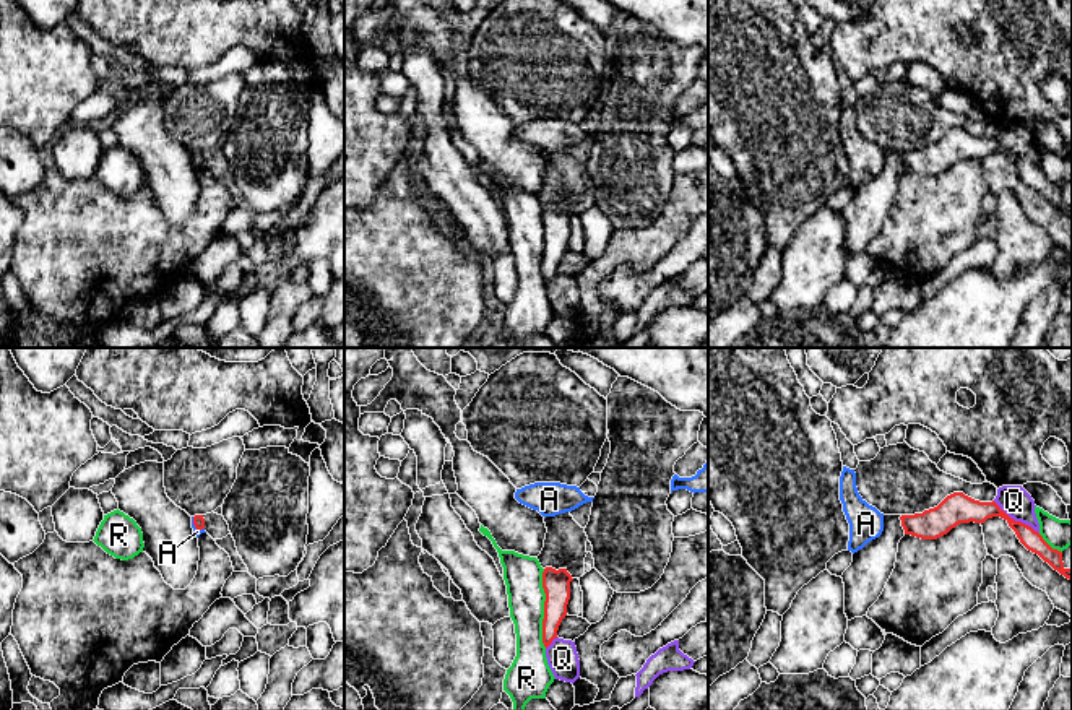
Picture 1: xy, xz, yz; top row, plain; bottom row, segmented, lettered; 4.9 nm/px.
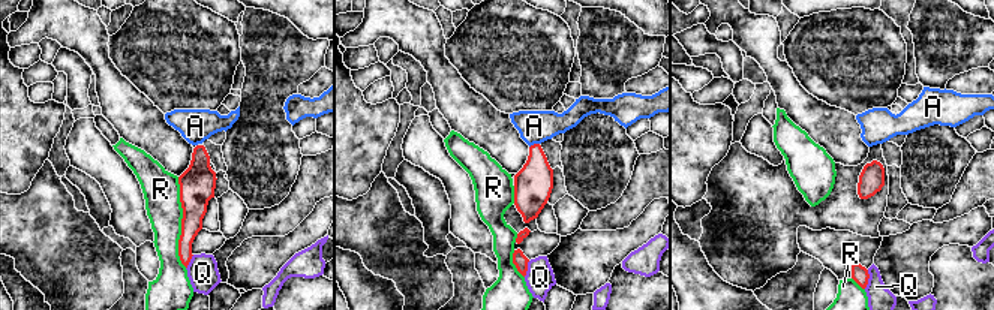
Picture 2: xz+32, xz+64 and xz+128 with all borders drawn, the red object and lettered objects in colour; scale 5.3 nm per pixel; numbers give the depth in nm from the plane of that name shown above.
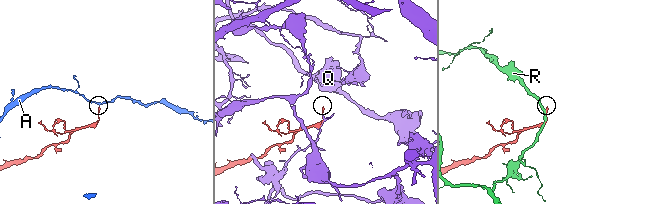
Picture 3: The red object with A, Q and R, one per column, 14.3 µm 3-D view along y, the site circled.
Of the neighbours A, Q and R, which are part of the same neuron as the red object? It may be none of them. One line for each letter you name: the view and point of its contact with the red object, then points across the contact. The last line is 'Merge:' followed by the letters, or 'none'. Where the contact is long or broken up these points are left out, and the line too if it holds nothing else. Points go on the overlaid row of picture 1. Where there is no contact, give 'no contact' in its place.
Merge: none

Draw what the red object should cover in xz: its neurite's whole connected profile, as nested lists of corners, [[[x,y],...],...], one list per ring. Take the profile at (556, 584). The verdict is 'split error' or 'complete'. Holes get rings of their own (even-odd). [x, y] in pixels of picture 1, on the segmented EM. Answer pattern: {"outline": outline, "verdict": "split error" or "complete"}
{"outline": [[[546,567],[542,572],[542,588],[546,593],[544,619],[542,619],[542,643],[547,648],[554,639],[562,619],[567,616],[570,600],[572,575],[567,569]]], "verdict": "complete"}

